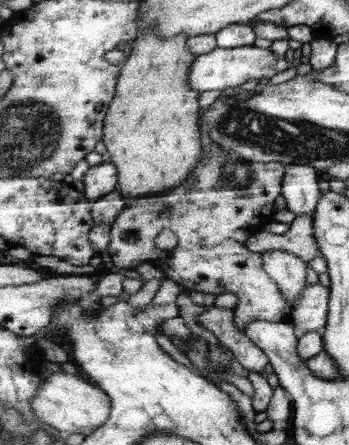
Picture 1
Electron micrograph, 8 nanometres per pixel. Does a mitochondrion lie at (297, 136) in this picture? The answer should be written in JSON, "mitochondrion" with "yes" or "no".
{"mitochondrion":"yes"}

